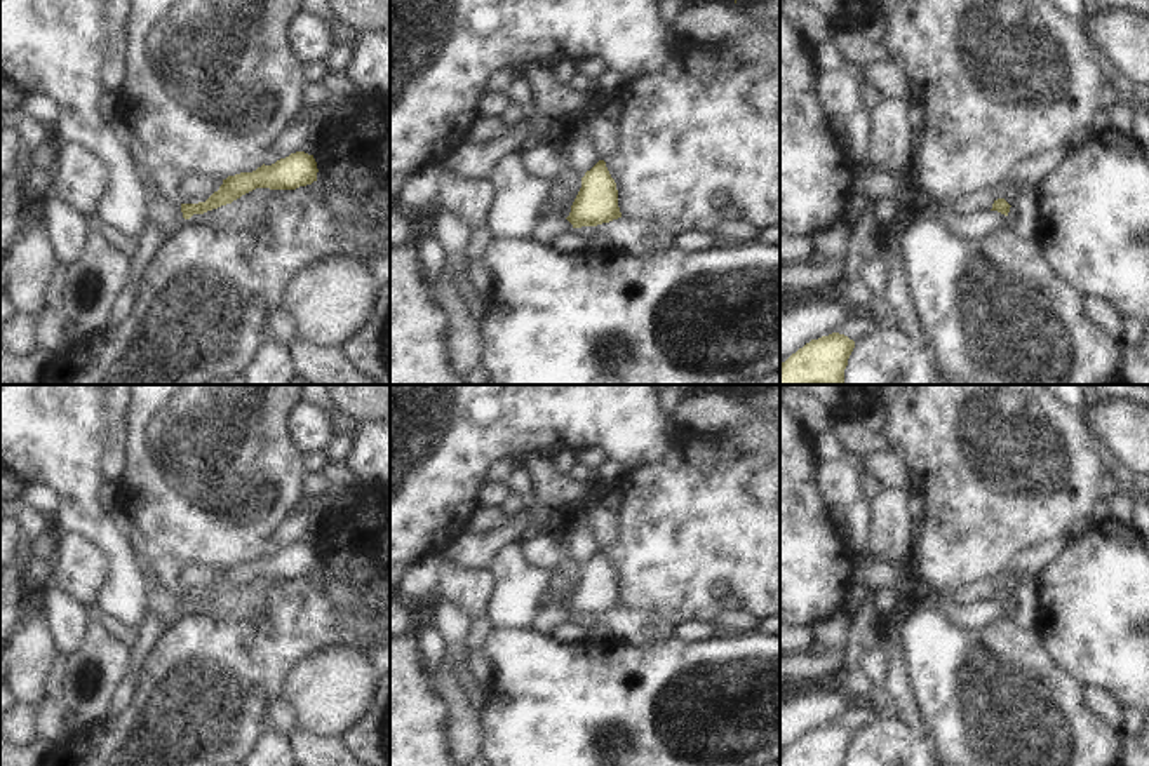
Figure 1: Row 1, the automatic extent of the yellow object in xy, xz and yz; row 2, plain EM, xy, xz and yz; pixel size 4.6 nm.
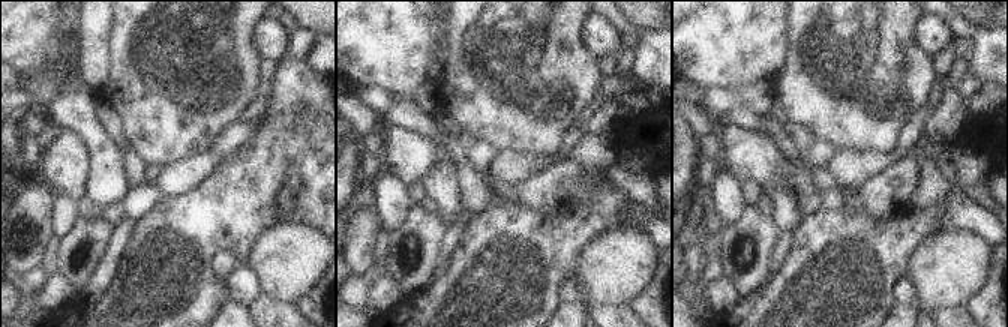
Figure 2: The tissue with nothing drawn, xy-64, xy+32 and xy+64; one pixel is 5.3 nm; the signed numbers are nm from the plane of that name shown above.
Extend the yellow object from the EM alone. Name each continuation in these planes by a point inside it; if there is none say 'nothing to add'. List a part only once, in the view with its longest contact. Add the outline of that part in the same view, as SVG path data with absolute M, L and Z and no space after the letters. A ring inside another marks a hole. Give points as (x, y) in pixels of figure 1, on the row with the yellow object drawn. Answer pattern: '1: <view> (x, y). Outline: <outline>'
nothing to add

